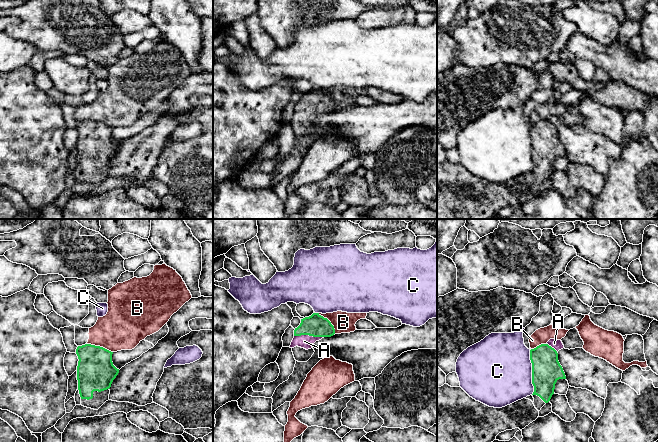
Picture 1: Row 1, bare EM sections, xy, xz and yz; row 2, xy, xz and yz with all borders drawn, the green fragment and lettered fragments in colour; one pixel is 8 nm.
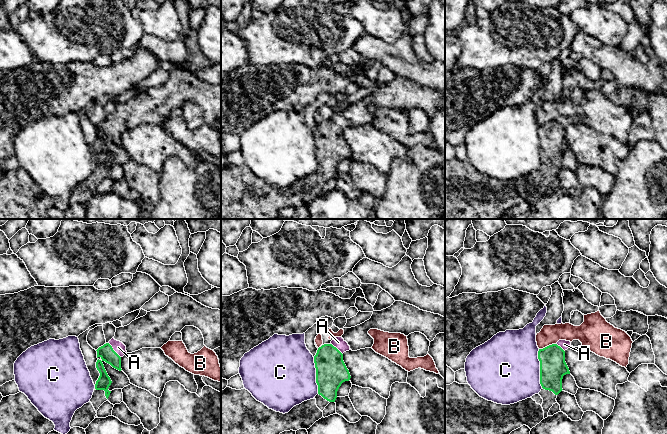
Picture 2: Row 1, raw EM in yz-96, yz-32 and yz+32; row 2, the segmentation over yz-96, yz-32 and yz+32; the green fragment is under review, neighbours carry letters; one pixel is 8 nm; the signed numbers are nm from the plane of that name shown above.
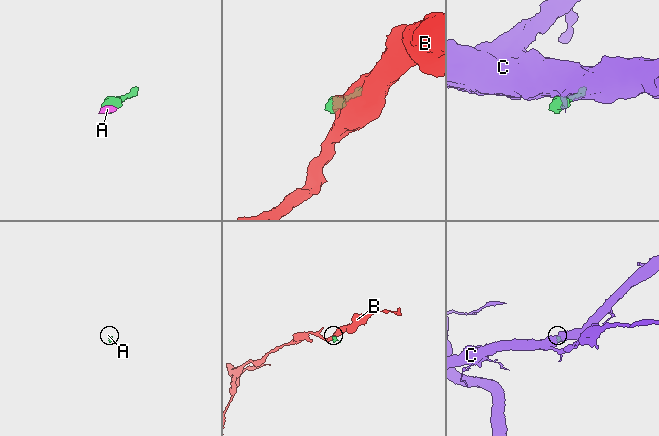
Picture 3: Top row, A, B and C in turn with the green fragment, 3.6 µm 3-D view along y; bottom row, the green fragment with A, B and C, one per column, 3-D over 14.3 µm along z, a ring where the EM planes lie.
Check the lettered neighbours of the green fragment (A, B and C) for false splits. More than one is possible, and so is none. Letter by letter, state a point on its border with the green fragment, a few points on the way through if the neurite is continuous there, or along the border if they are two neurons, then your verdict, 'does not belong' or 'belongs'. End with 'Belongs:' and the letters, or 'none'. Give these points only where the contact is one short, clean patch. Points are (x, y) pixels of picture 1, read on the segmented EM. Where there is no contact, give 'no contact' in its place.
A: contact xz (309, 335); way xz (315, 325), (309, 335), (304, 341); belongs
B: contact xy (99, 346); border xy (87, 343), (102, 346), (112, 352); does not belong
C: contact yz (532, 372); does not belong
Belongs: A

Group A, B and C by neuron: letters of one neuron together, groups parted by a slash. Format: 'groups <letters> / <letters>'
groups A / B / C

